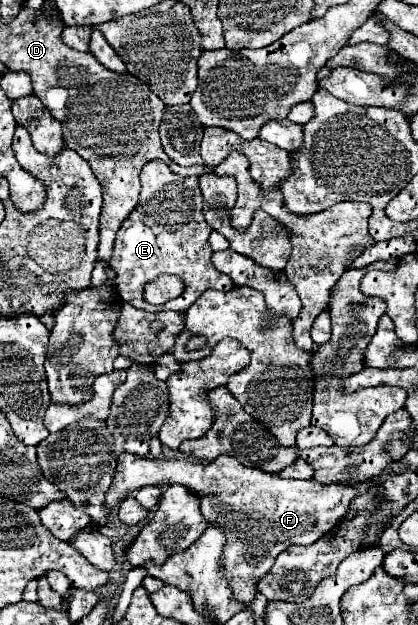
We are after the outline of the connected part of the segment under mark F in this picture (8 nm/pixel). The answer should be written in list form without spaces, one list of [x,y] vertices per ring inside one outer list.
[[[119,455],[113,485],[107,493],[107,511],[123,501],[131,491],[145,485],[179,483],[189,487],[199,503],[201,513],[209,525],[225,533],[225,547],[219,561],[219,573],[225,575],[233,597],[251,605],[257,595],[257,583],[269,573],[275,557],[289,545],[311,545],[327,531],[331,531],[351,497],[365,493],[371,483],[357,487],[349,485],[319,485],[317,481],[281,479],[279,475],[265,473],[257,467],[245,467],[231,455],[219,455],[213,461],[195,459],[147,459],[135,455]]]

